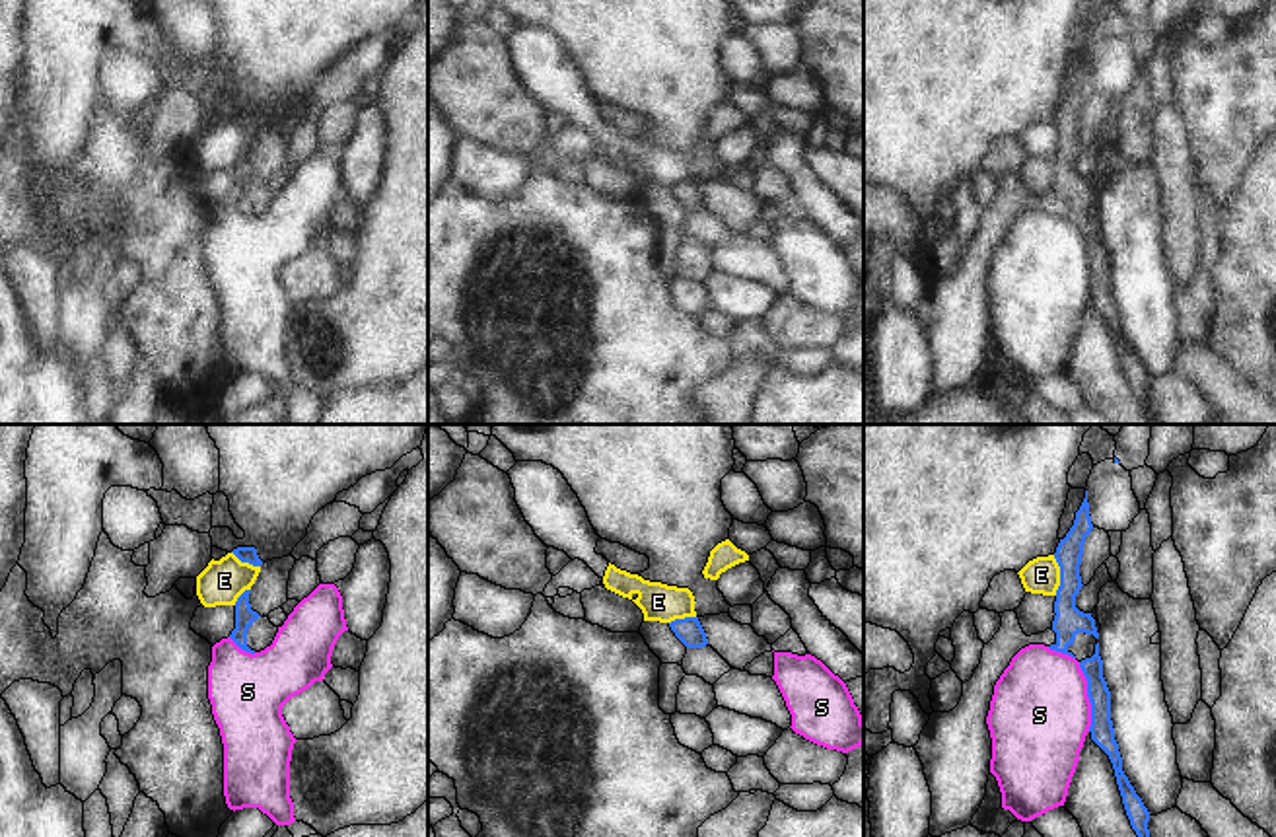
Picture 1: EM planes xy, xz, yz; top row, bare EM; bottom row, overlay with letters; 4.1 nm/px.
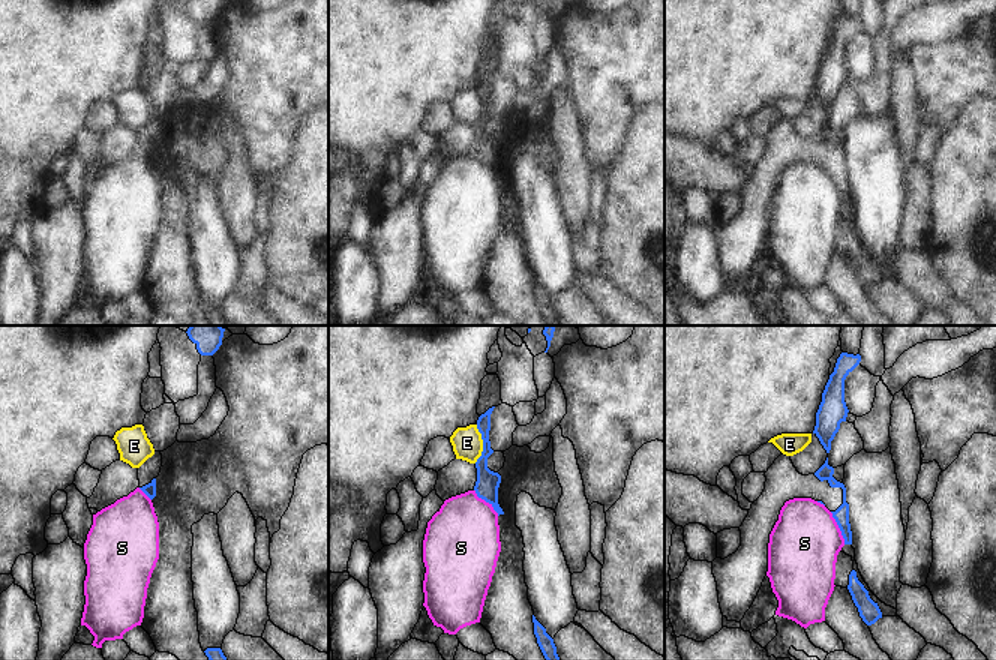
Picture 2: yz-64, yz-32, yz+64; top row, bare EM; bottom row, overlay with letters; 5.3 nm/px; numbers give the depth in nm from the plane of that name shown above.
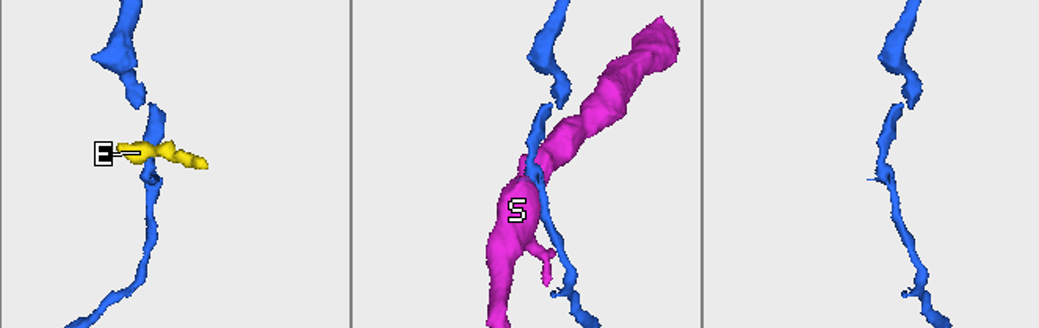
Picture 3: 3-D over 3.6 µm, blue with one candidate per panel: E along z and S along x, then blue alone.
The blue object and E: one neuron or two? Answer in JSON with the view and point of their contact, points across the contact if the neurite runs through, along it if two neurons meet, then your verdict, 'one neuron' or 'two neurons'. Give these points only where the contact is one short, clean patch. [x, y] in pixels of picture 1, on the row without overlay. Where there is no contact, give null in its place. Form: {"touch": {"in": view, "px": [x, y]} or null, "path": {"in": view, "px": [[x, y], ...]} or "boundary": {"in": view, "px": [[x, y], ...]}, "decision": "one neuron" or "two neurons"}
{"touch": {"in": "yz", "px": [1061, 139]}, "boundary": {"in": "yz", "px": [[1053, 119], [1059, 131], [1057, 158]]}, "decision": "two neurons"}

